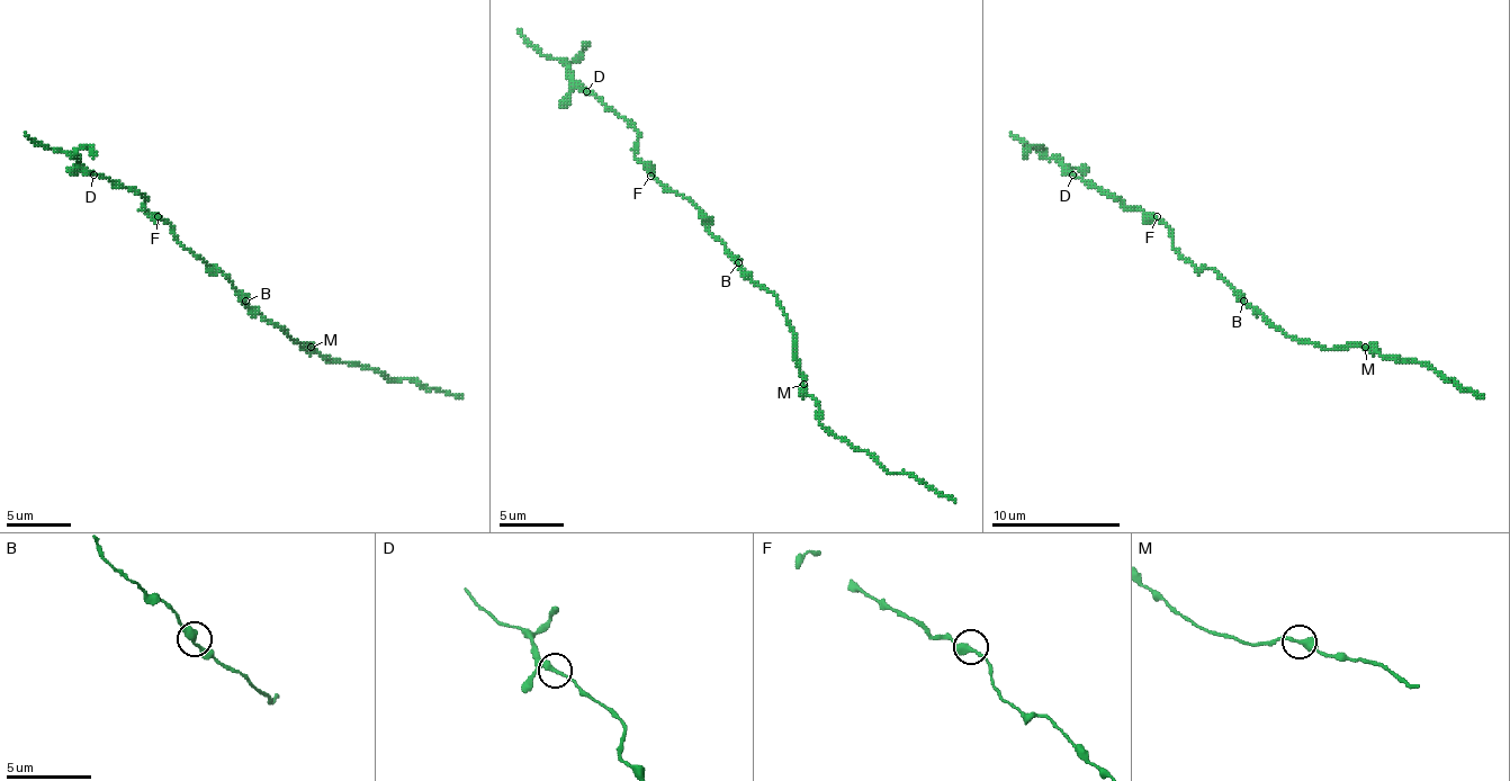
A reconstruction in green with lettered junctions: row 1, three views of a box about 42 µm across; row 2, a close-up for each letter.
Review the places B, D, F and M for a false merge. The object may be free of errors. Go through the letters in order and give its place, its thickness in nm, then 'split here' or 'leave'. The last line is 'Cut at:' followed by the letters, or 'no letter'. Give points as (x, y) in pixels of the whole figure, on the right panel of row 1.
B: place (1243, 301); calibre 360 nm; leave
D: place (1072, 174); calibre 300 nm; leave
F: place (1157, 216); calibre 360 nm; leave
M: place (1365, 347); calibre 360 nm; split here
Cut at: M

